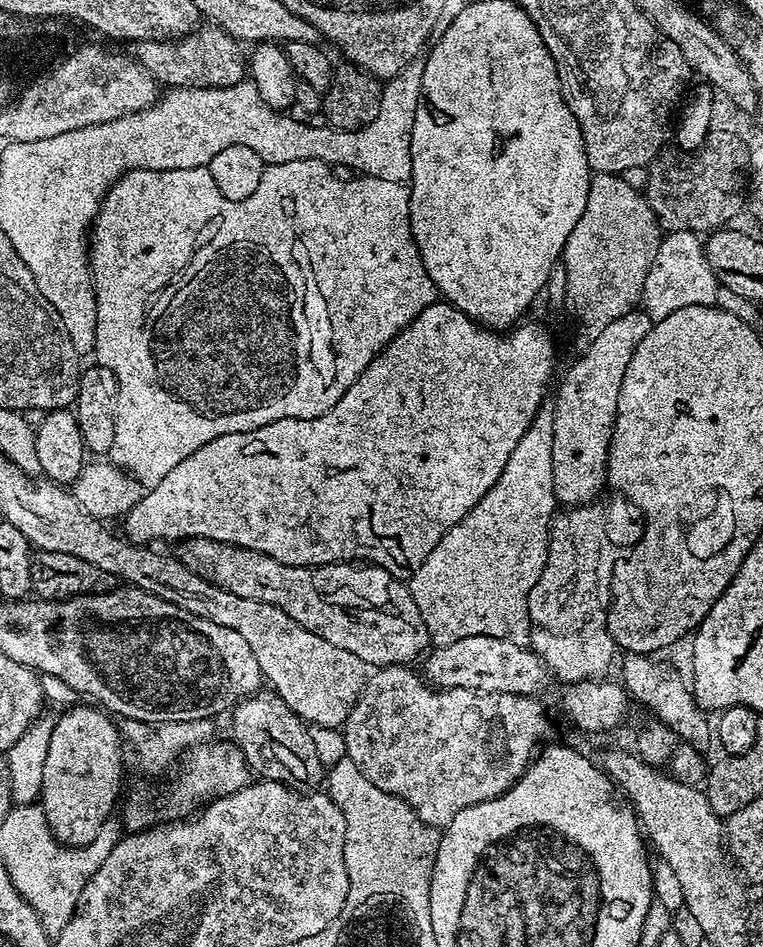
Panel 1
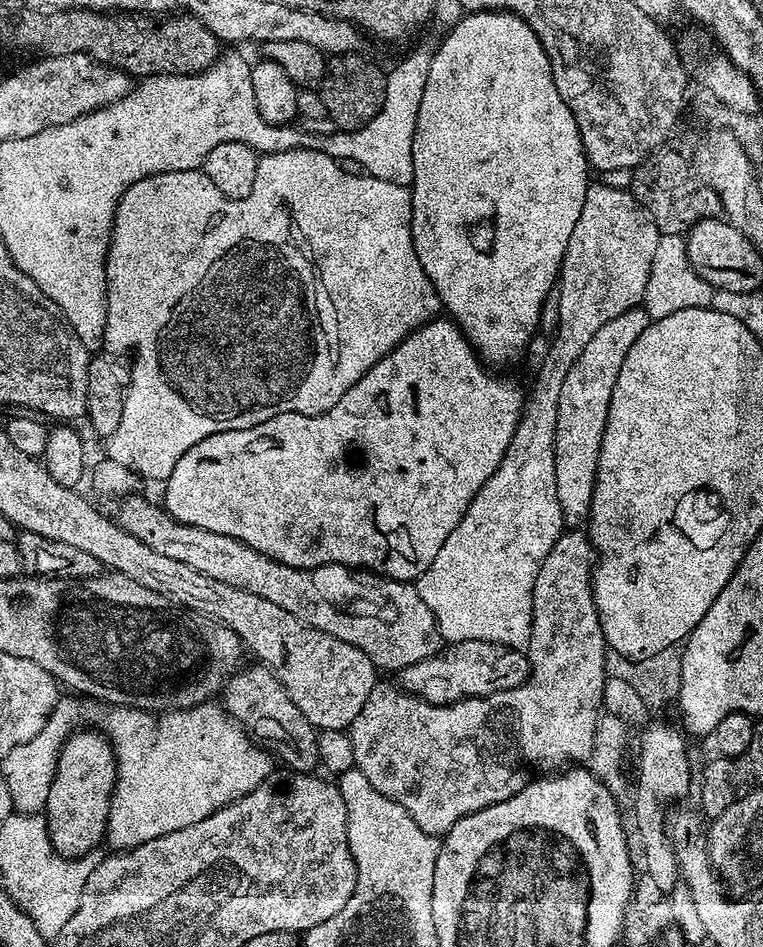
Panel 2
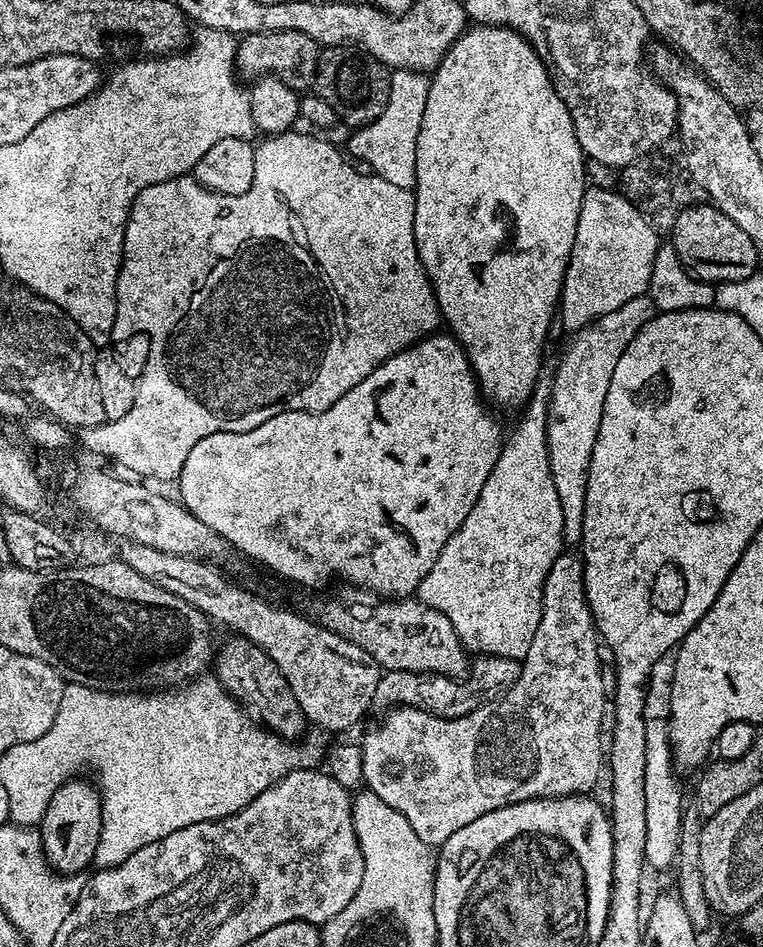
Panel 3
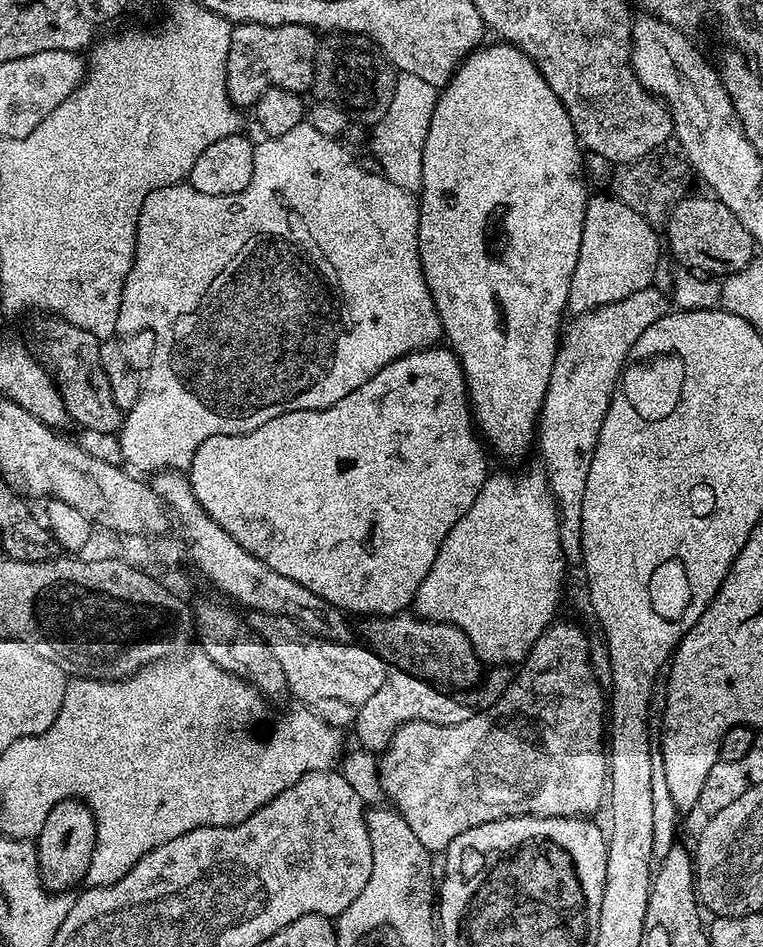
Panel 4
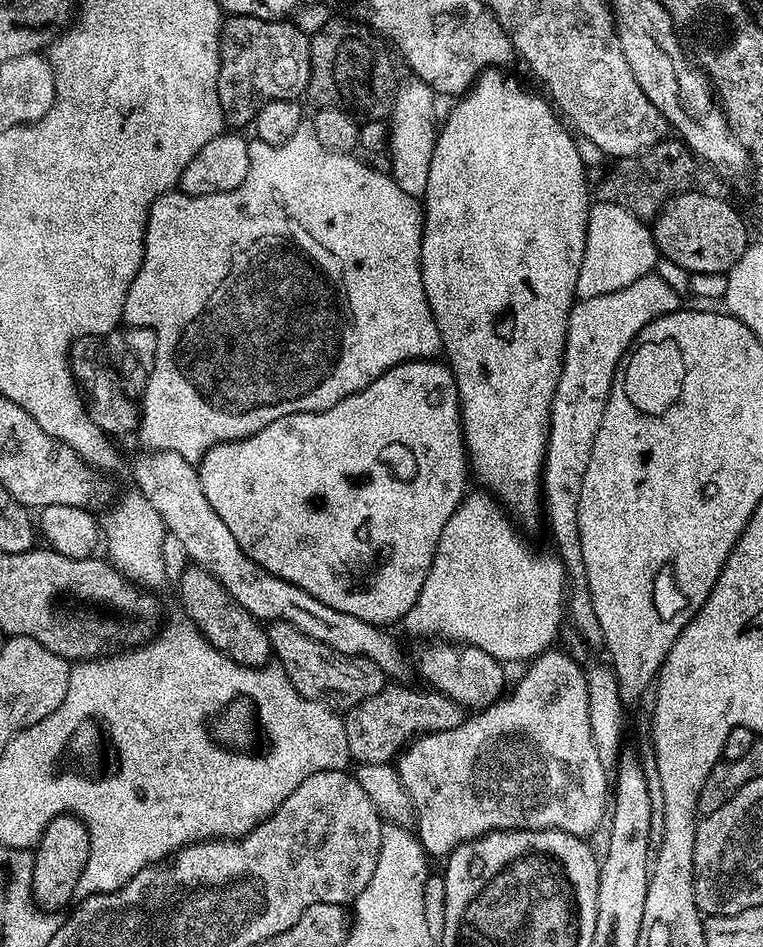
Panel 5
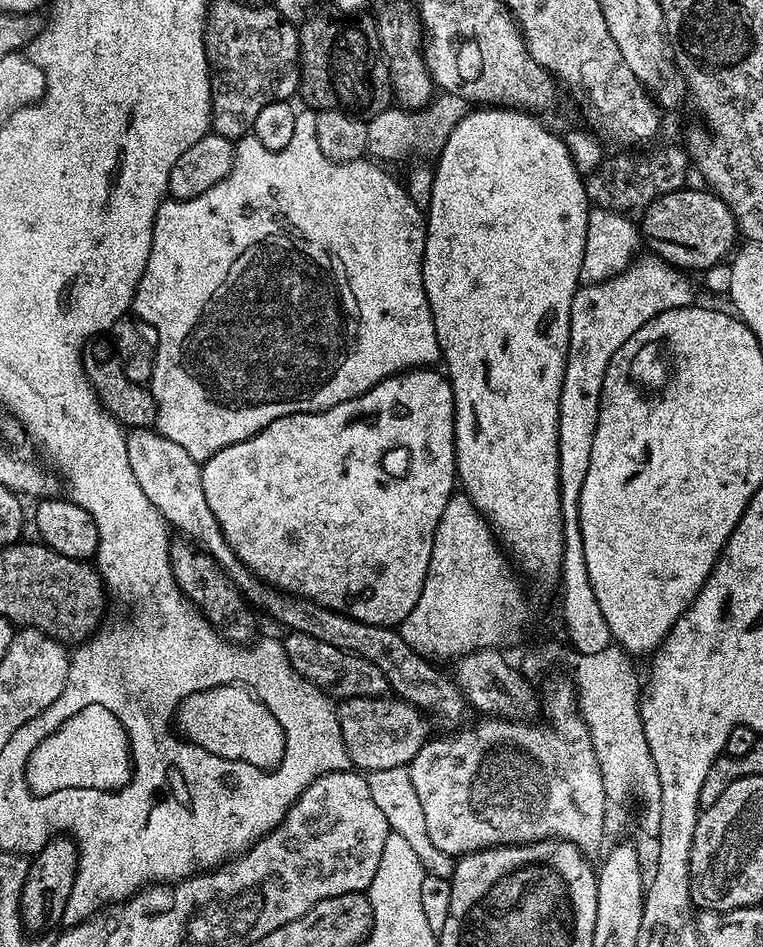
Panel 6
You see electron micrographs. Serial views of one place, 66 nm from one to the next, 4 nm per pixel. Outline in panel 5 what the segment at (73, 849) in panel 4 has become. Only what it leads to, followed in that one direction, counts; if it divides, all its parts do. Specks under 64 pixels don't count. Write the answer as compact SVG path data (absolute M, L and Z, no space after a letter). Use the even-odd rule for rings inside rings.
M56 817L46 826L34 849L36 861L32 875L32 902L42 912L51 913L73 903L78 878L88 861L88 832L76 817Z

